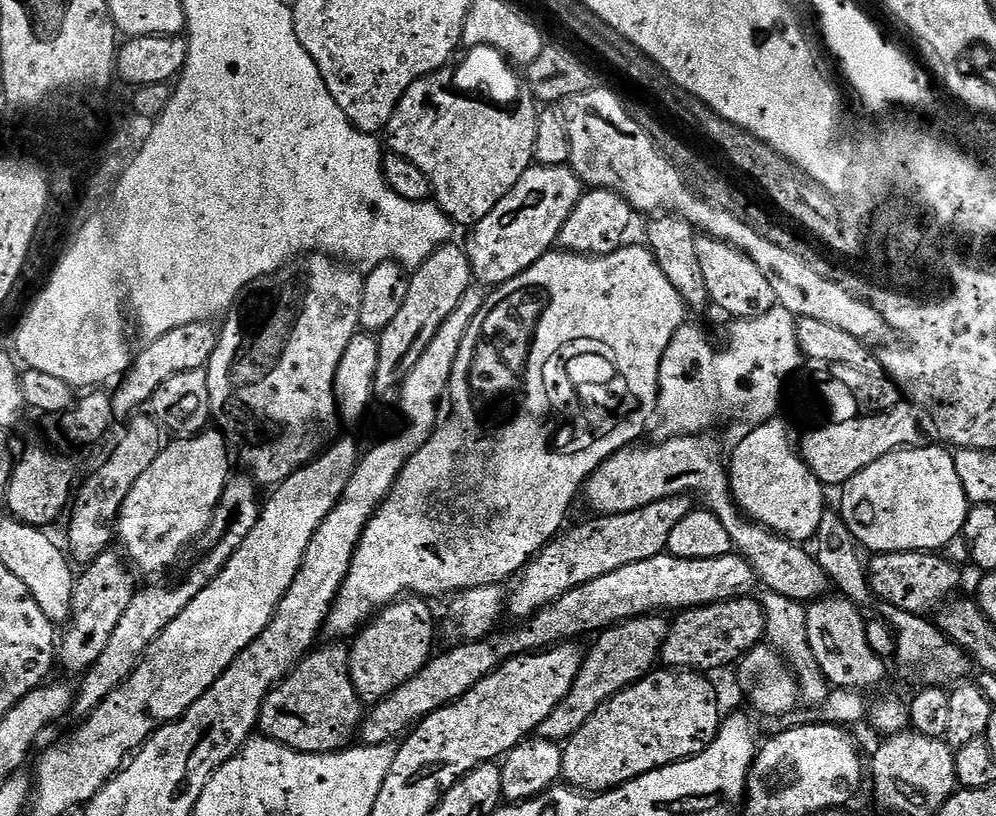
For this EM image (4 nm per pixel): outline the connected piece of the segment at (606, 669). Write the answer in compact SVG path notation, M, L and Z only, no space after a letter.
M657 614L624 620L621 624L615 624L613 628L606 628L599 633L593 639L596 641L593 642L592 649L584 652L584 661L578 670L578 678L574 678L574 686L570 686L570 694L566 694L566 698L550 714L550 718L546 718L546 722L540 724L539 739L567 742L584 725L586 718L590 718L590 714L598 710L598 706L602 706L607 700L614 698L614 694L626 690L631 684L638 683L642 677L653 671L660 660L660 651L668 637L669 627L669 621L663 615Z

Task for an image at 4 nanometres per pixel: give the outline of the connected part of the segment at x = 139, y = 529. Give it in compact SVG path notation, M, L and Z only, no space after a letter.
M205 430L198 436L171 442L161 447L150 466L130 486L116 517L114 532L123 555L144 572L160 572L170 567L180 551L203 533L230 479L230 448L223 432Z

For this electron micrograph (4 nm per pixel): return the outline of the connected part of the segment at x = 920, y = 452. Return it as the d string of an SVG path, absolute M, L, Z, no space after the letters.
M944 446L924 447L886 454L842 485L838 511L861 549L872 554L935 553L963 533L970 501L958 478L955 455Z

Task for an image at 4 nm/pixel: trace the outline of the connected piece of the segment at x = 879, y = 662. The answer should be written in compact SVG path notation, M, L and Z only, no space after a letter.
M829 594L807 605L806 634L813 658L832 688L869 690L884 680L885 657L874 654L866 642L866 616L852 601L839 594Z

